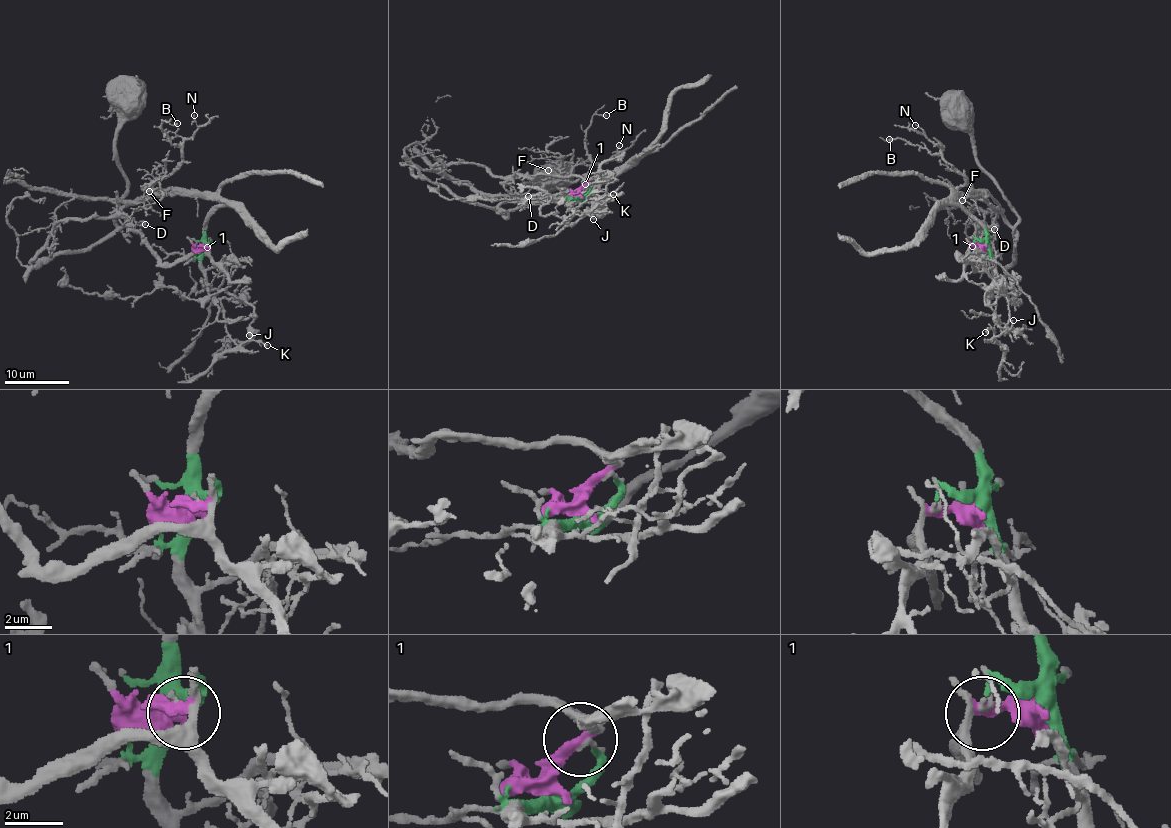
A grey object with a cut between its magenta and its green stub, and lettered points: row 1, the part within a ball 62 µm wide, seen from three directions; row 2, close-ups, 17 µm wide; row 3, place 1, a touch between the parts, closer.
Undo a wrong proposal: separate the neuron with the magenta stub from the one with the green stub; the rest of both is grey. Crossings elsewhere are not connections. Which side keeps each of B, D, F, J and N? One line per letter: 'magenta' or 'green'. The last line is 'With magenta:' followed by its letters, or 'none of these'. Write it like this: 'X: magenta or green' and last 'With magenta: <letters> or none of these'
B: green
D: green
F: green
J: magenta
N: green
With magenta: J

